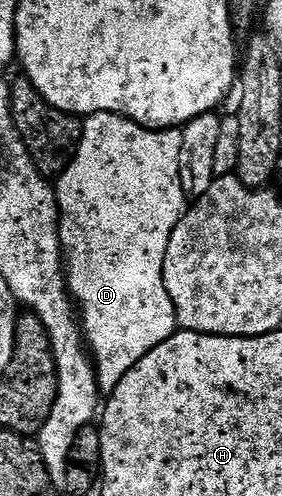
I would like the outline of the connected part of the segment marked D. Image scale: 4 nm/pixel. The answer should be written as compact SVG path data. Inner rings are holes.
M99 112L96 116L86 117L82 121L83 135L79 138L79 146L75 149L75 155L67 169L58 177L55 188L55 200L59 204L59 246L65 257L65 281L72 301L77 305L77 315L81 321L81 335L89 349L89 355L95 366L95 377L99 380L100 393L110 394L117 390L121 378L149 354L161 342L165 342L177 331L175 323L175 307L173 298L165 290L163 281L163 267L165 266L165 250L169 250L169 238L177 226L177 222L183 216L189 204L189 197L183 192L179 181L179 159L181 158L182 131L178 128L165 128L156 130L142 128L132 120L126 120L123 116L114 116L108 112Z

